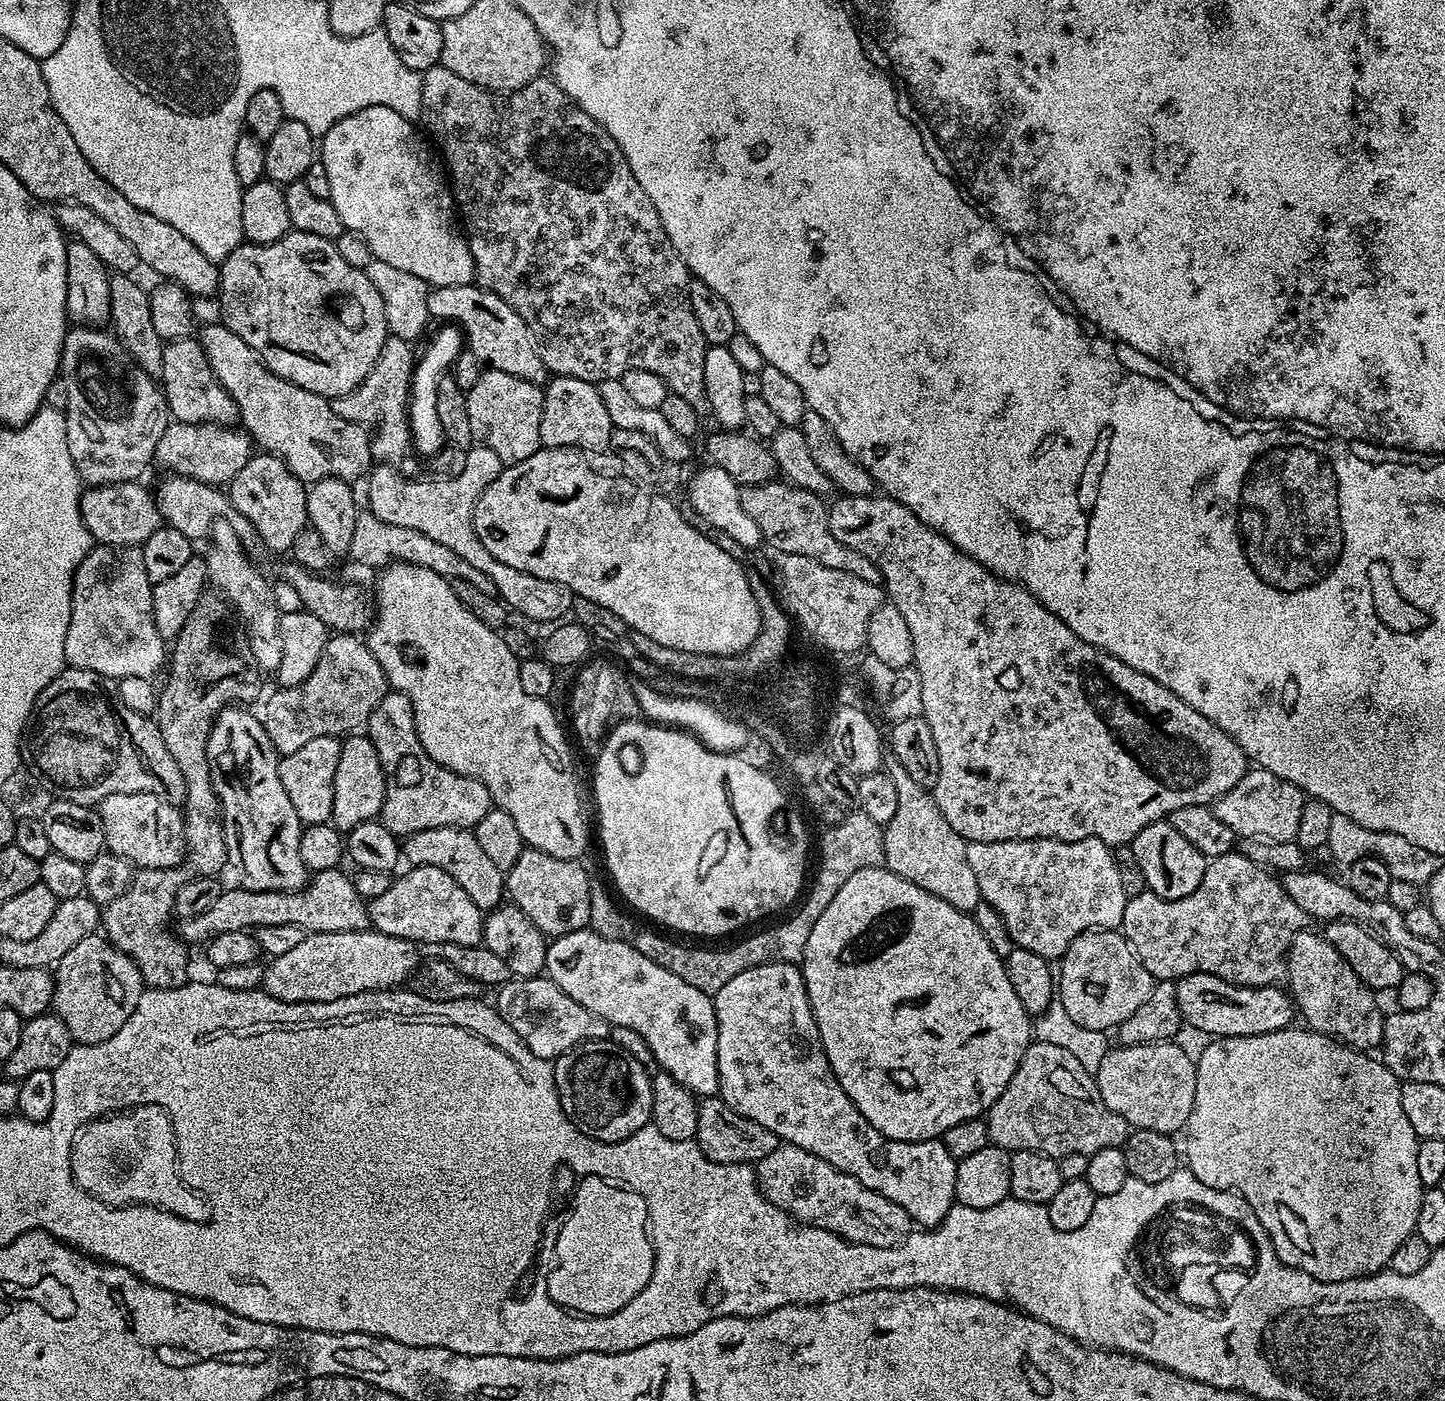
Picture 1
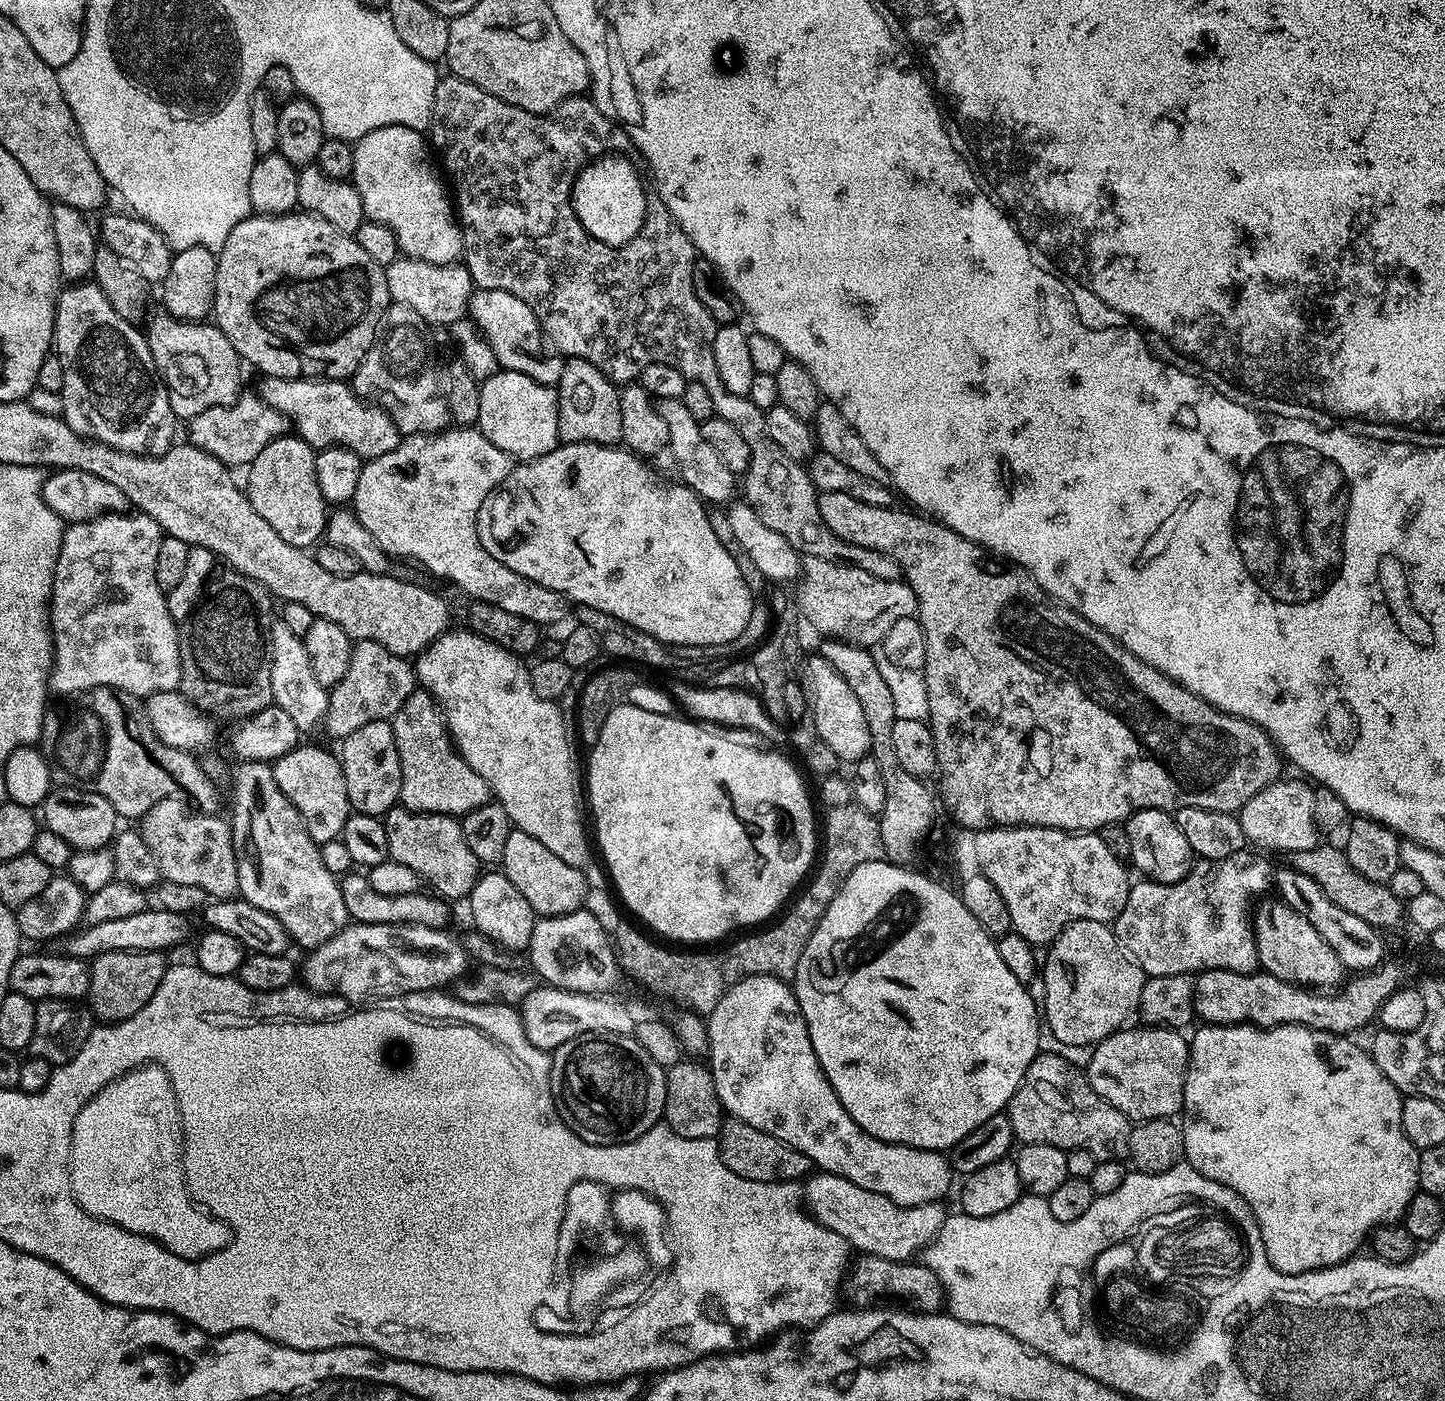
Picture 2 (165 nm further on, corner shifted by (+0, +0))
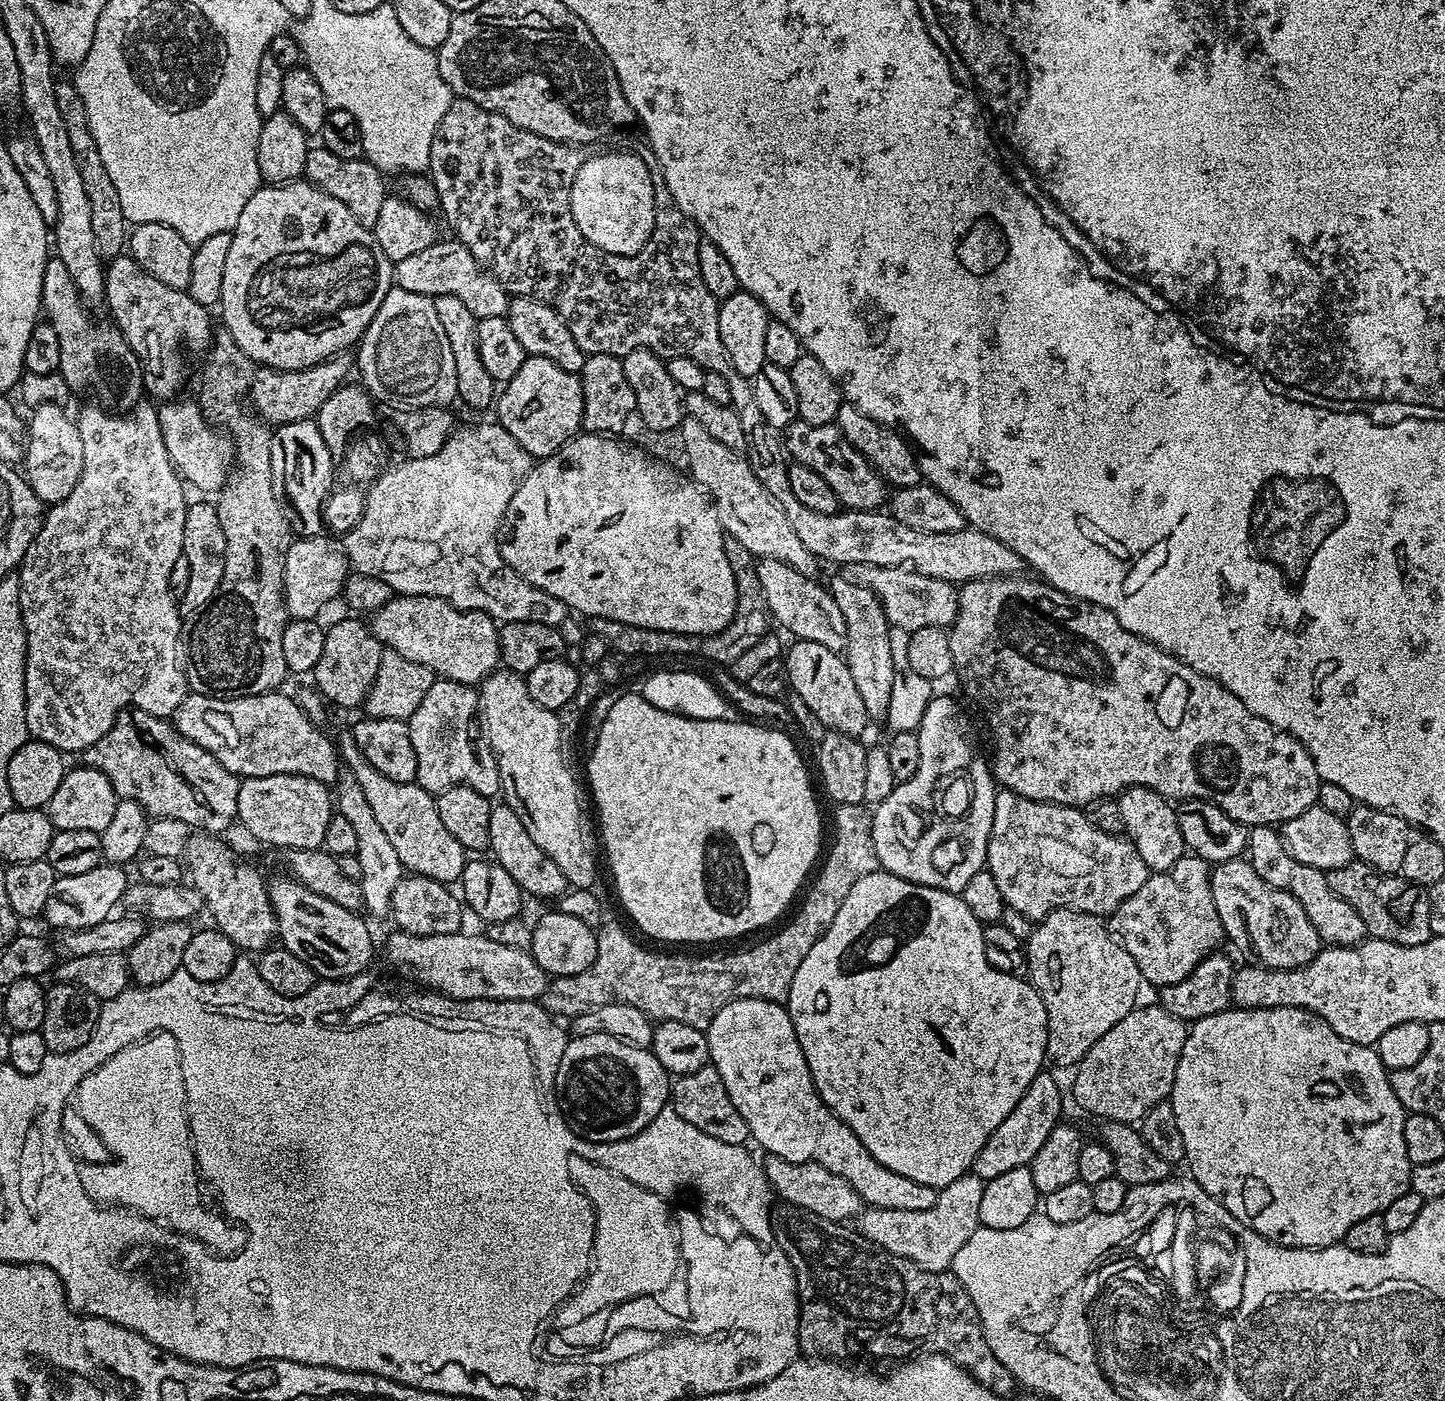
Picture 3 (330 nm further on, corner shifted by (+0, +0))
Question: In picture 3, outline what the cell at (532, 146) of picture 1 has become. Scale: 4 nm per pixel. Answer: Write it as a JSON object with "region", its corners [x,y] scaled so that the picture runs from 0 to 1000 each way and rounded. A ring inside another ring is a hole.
{"region":[[[318,70],[313,71],[311,79],[309,79],[309,82],[306,84],[306,87],[303,87],[303,93],[300,96],[300,101],[298,104],[296,123],[298,123],[299,132],[302,134],[302,138],[304,142],[303,146],[304,151],[307,151],[307,154],[310,156],[311,161],[316,165],[313,166],[315,171],[318,171],[319,174],[322,175],[325,178],[325,181],[328,181],[328,184],[333,191],[338,194],[354,211],[367,211],[370,214],[374,214],[376,217],[381,218],[390,228],[392,233],[394,236],[394,238],[397,238],[397,244],[400,244],[400,247],[404,252],[408,254],[411,253],[422,253],[423,254],[431,256],[433,253],[436,253],[436,250],[446,248],[460,258],[464,256],[469,256],[470,254],[472,256],[480,256],[480,258],[483,258],[483,261],[486,261],[488,266],[500,267],[500,270],[502,270],[502,276],[505,278],[505,284],[507,285],[506,289],[511,296],[511,301],[513,301],[513,308],[516,309],[516,315],[518,316],[516,328],[518,333],[522,335],[522,341],[525,341],[525,344],[527,344],[527,347],[536,355],[538,358],[538,361],[541,361],[541,367],[544,367],[547,375],[549,378],[549,381],[552,381],[555,390],[558,390],[558,393],[561,395],[563,395],[565,400],[570,401],[570,400],[574,400],[576,403],[581,403],[581,404],[601,403],[602,404],[613,404],[614,405],[632,405],[633,408],[637,408],[644,413],[653,414],[660,418],[664,418],[670,414],[707,410],[710,405],[708,398],[702,393],[699,393],[699,390],[691,387],[691,384],[685,384],[685,381],[680,381],[676,377],[668,375],[657,381],[641,381],[638,378],[630,378],[630,375],[626,375],[624,373],[621,373],[621,370],[619,370],[612,364],[580,364],[577,367],[566,367],[565,365],[555,361],[555,358],[552,358],[552,355],[549,355],[549,350],[547,350],[547,341],[545,340],[546,329],[544,328],[540,312],[527,298],[527,293],[525,293],[525,286],[522,284],[520,271],[511,267],[511,264],[508,264],[508,261],[502,253],[502,247],[500,247],[500,238],[497,238],[498,218],[497,215],[491,210],[491,207],[489,207],[489,204],[486,201],[486,196],[483,196],[483,176],[486,171],[484,164],[482,163],[481,157],[478,157],[475,153],[472,153],[472,150],[469,150],[467,146],[465,145],[464,136],[460,132],[458,118],[453,110],[451,109],[451,106],[448,104],[444,106],[442,111],[451,125],[453,144],[455,149],[451,169],[447,173],[444,180],[439,181],[437,183],[426,183],[424,181],[417,180],[417,178],[412,177],[410,174],[407,174],[406,170],[401,166],[400,161],[398,161],[397,153],[395,152],[395,131],[397,130],[403,111],[399,109],[401,108],[397,103],[388,103],[385,100],[375,99],[367,93],[361,93],[358,90],[356,90],[356,87],[347,84],[347,81],[342,81],[328,73]]]}

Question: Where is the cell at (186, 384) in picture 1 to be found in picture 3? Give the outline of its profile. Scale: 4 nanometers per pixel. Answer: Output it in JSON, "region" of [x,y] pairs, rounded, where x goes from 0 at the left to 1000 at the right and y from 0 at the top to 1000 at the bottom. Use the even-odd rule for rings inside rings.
{"region":[[[84,181],[75,185],[72,195],[72,217],[76,225],[77,231],[87,241],[90,250],[96,256],[100,264],[100,278],[104,283],[109,283],[109,286],[116,287],[125,282],[125,276],[127,274],[127,257],[125,255],[125,248],[128,246],[133,251],[140,252],[146,246],[148,239],[145,221],[141,220],[129,207],[120,207],[115,201],[109,201],[90,181]]]}

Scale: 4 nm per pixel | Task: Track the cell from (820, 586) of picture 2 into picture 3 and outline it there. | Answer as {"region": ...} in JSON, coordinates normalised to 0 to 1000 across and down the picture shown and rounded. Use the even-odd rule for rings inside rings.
{"region":[[[588,403],[583,410],[592,417],[599,418],[610,430],[615,445],[623,448],[626,453],[630,453],[638,447],[649,447],[654,450],[658,448],[663,435],[662,420],[649,413],[644,413],[632,405],[614,405],[601,403]]]}

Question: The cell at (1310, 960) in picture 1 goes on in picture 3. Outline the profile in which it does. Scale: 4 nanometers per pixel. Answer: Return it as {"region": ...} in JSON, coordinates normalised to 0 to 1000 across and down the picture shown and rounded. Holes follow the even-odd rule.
{"region":[[[856,612],[841,617],[837,622],[837,635],[840,641],[840,647],[843,649],[843,655],[847,662],[849,673],[853,673],[864,685],[862,686],[873,691],[893,692],[904,690],[913,680],[915,672],[912,664],[907,661],[904,650],[898,647],[898,644],[892,637],[879,632],[879,630],[873,630],[873,627],[871,627],[868,618],[864,616],[863,613]]]}

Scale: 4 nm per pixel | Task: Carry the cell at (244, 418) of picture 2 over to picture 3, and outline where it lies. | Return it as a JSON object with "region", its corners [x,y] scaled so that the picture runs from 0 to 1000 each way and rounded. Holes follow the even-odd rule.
{"region":[[[235,251],[228,257],[224,257],[221,260],[209,264],[178,262],[177,269],[174,271],[174,291],[181,300],[188,304],[217,299],[226,287],[226,284],[239,276],[238,271],[244,263],[245,257],[241,251]]]}

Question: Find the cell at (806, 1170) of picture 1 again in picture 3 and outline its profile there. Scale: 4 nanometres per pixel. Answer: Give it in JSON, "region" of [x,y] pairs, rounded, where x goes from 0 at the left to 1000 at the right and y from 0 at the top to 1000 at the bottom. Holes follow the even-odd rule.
{"region":[[[668,838],[657,847],[650,849],[646,861],[643,862],[605,862],[599,862],[592,869],[591,877],[602,887],[608,888],[616,895],[627,898],[635,904],[644,908],[653,908],[658,906],[660,895],[666,892],[669,884],[679,876],[677,869],[677,860],[680,859],[680,849],[682,843]]]}

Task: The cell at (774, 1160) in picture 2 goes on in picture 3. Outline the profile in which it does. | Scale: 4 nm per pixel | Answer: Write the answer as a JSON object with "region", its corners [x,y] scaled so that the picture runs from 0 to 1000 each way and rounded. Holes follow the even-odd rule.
{"region":[[[529,824],[528,827],[529,840],[531,842],[533,848],[535,852],[543,854],[546,861],[554,862],[574,872],[587,872],[595,867],[597,857],[594,852],[591,849],[591,847],[588,847],[588,844],[585,844],[585,841],[572,835],[572,832],[564,831],[563,829],[544,829],[544,827],[533,824]]]}

